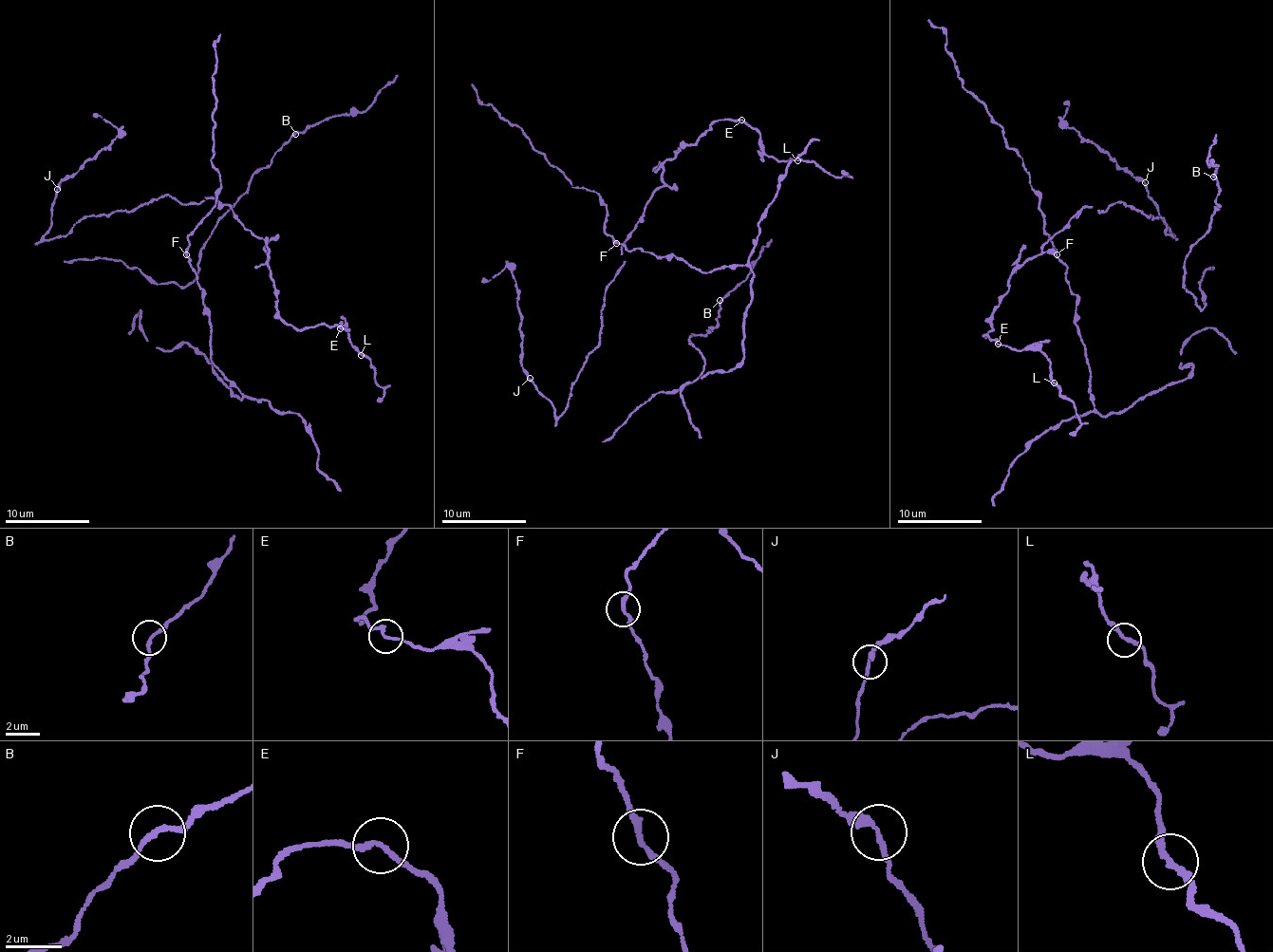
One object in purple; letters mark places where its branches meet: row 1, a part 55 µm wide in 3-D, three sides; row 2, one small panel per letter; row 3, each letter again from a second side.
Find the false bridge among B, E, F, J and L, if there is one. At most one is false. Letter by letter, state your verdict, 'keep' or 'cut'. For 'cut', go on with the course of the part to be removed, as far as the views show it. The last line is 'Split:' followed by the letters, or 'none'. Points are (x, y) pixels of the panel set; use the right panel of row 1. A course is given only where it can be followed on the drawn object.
B: keep
E: keep
F: keep
J: keep
L: keep
Split: none

